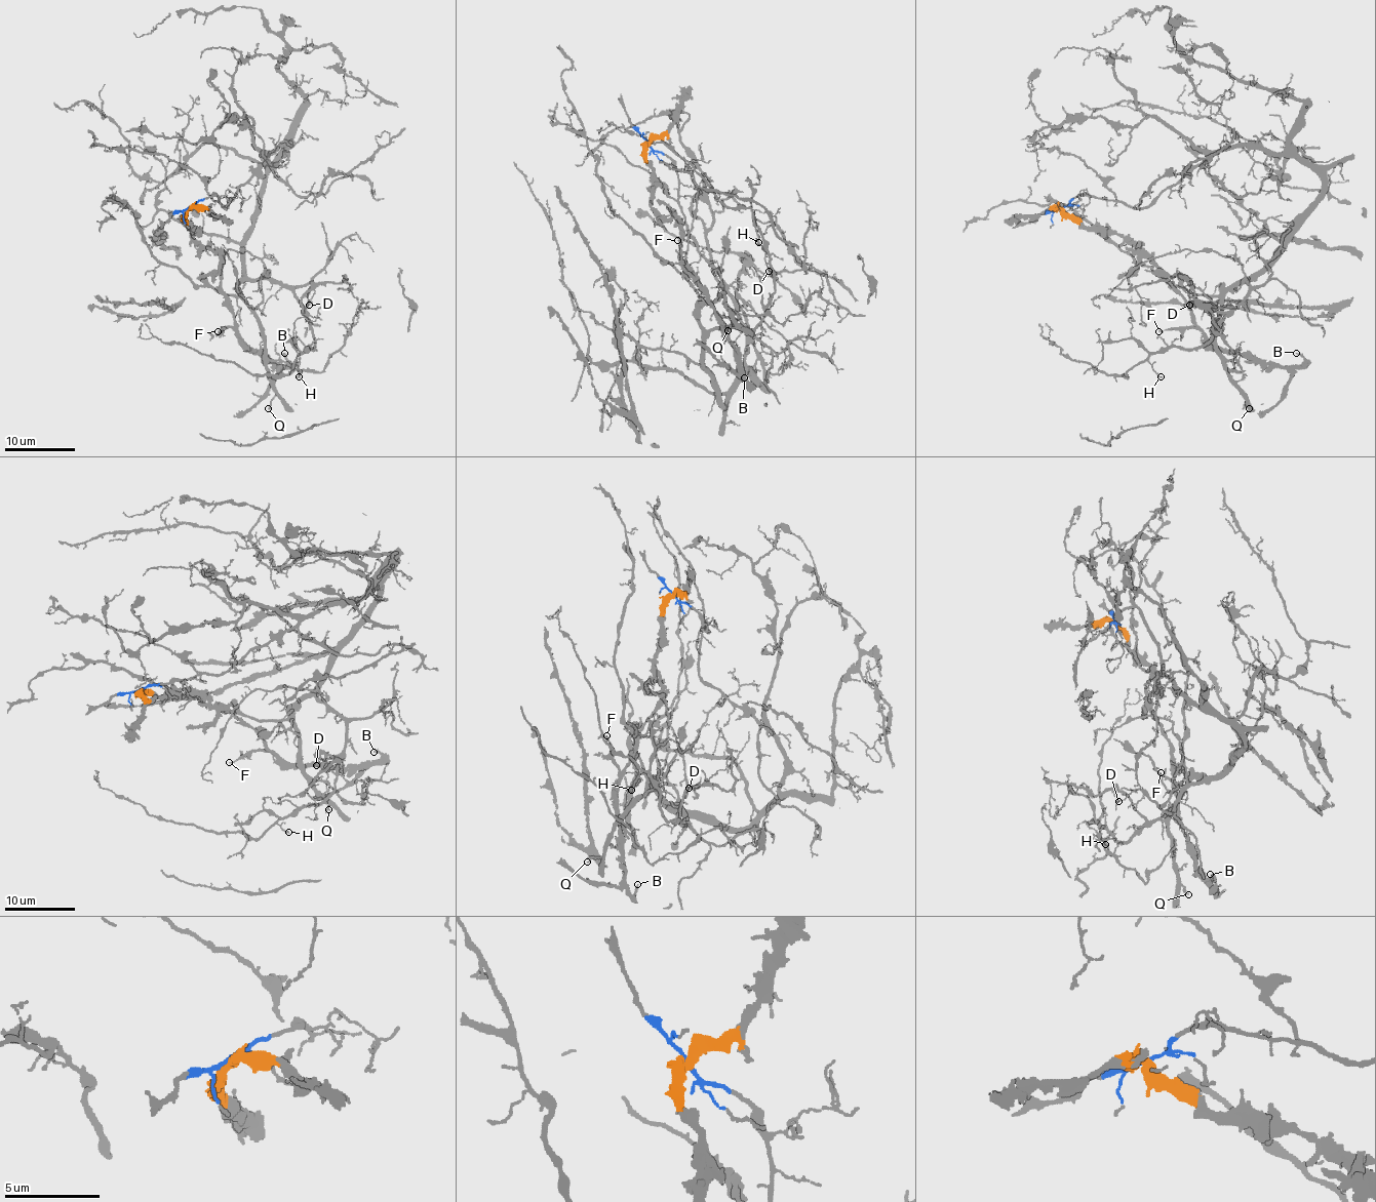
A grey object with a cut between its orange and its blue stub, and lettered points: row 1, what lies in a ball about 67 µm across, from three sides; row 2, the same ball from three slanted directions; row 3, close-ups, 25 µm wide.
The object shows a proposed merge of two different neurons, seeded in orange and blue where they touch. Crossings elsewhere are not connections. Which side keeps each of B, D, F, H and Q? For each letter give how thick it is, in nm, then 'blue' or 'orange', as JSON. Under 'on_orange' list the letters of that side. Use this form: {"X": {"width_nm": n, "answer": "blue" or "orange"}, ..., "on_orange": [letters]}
{"B": {"width_nm": 180, "answer": "orange"}, "D": {"width_nm": 160, "answer": "blue"}, "F": {"width_nm": 120, "answer": "orange"}, "H": {"width_nm": 150, "answer": "blue"}, "Q": {"width_nm": 140, "answer": "blue"}, "on_orange": ["B", "F"]}

